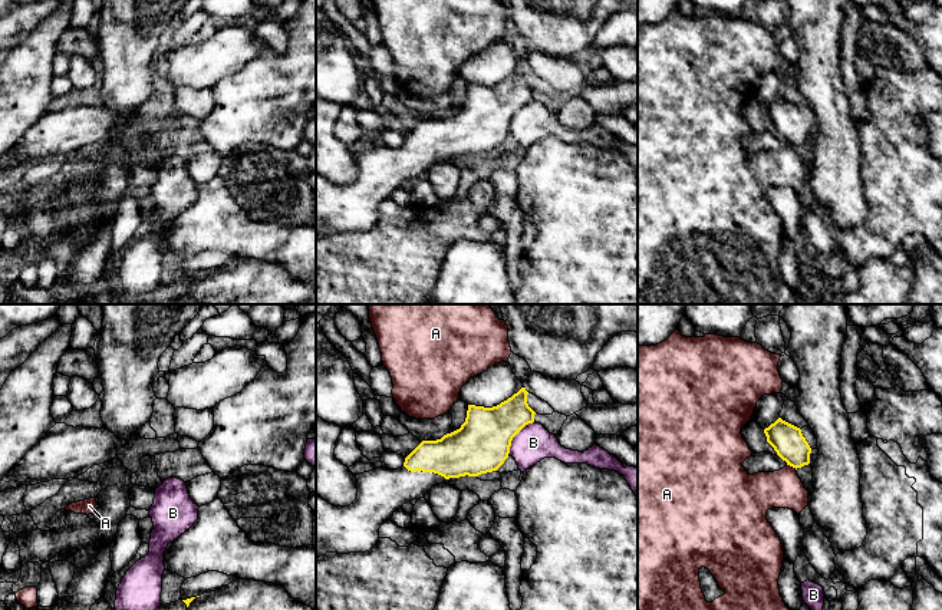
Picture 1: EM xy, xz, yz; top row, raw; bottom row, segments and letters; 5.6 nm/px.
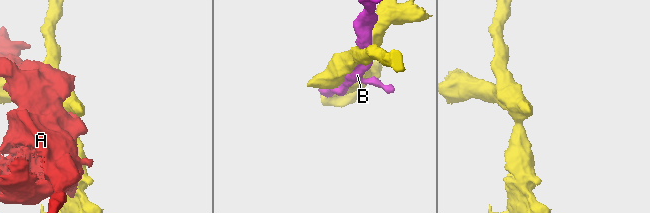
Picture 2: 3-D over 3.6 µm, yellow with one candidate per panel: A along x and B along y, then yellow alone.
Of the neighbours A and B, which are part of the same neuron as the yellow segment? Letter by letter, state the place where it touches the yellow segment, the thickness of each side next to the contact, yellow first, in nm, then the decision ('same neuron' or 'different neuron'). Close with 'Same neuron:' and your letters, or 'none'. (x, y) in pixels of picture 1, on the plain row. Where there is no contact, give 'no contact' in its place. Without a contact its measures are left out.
A: meets yellow in yz at (791, 144); 180 nm thick on the yellow side, 220 nm on the other; different neuron
B: meets yellow in xz at (514, 114); 320 nm thick on the yellow side, 200 nm on the other; different neuron
Same neuron: none

